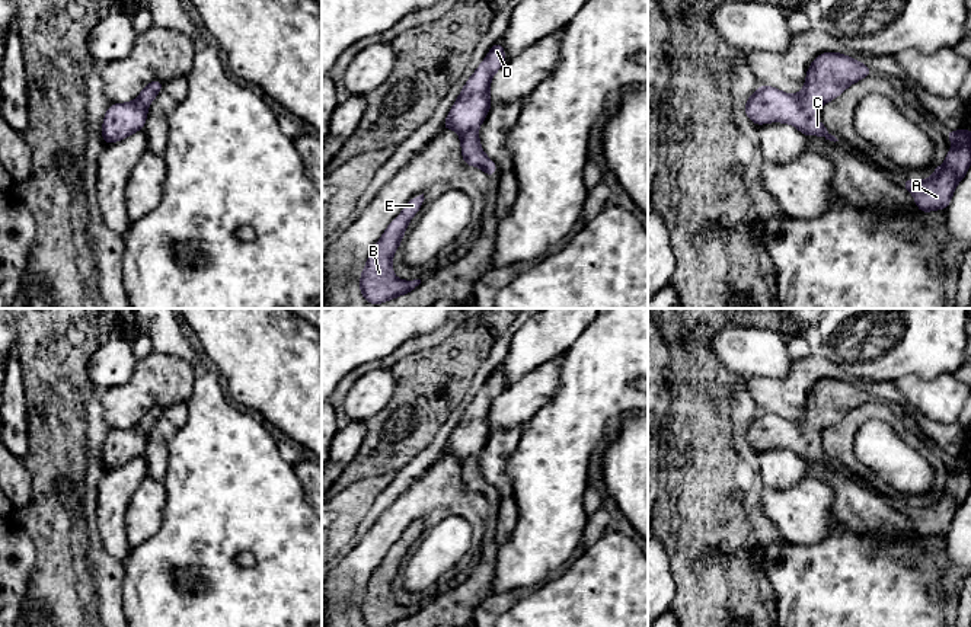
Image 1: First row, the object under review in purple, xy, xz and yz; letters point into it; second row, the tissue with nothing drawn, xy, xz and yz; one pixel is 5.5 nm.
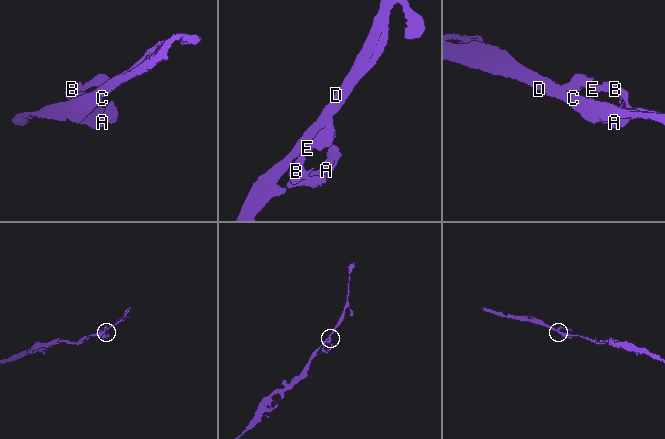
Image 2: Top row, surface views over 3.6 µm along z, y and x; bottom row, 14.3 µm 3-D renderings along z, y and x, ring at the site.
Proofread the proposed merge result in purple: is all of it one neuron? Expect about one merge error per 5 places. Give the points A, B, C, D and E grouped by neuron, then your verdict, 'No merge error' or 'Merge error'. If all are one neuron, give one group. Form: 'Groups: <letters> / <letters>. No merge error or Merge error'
Groups: A B C D E. No merge error

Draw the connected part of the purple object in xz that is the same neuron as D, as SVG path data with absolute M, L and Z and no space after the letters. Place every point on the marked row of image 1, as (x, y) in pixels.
M499 41L466 81L451 106L443 129L454 129L460 135L461 157L466 164L480 167L488 176L498 172L496 164L483 153L477 128L485 121L492 103L489 96L494 74L505 64L505 52Z

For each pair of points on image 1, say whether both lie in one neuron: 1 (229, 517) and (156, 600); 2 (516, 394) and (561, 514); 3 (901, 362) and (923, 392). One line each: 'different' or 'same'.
1: same
2: different
3: different

